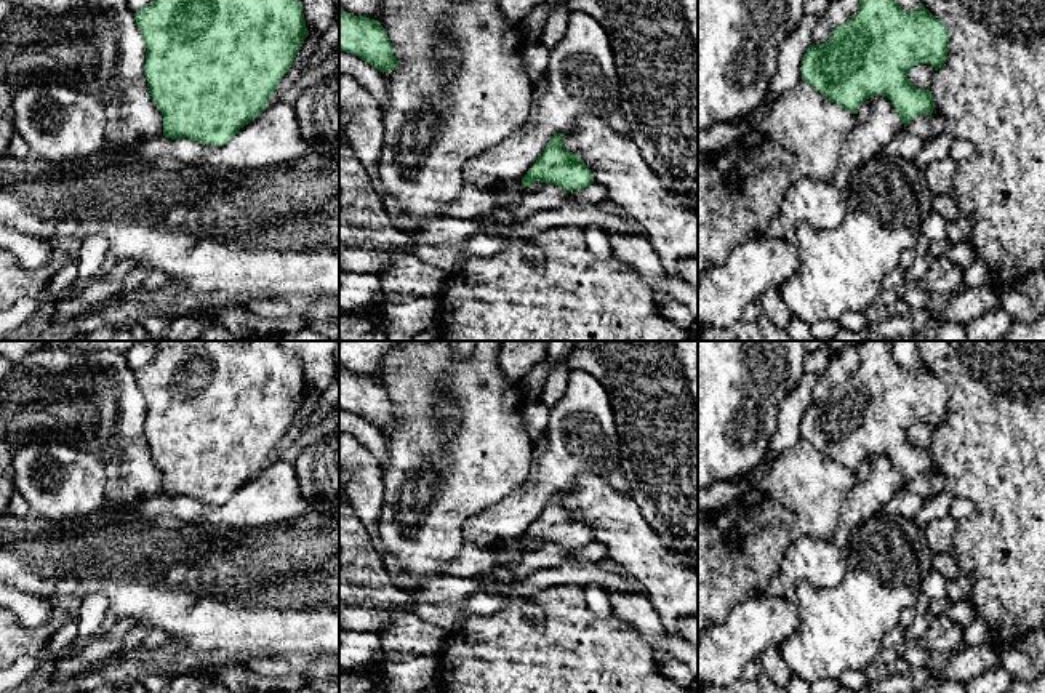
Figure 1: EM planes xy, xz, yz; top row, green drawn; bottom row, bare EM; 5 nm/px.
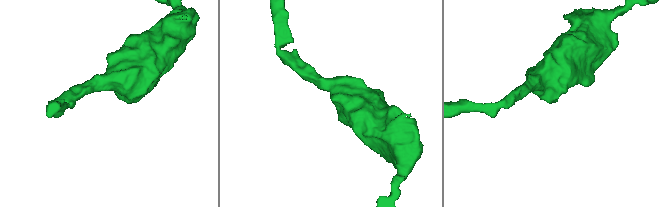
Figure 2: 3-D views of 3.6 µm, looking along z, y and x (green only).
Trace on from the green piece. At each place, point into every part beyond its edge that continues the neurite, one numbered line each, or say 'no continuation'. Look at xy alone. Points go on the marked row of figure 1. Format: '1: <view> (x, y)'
no continuation

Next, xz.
no continuation

